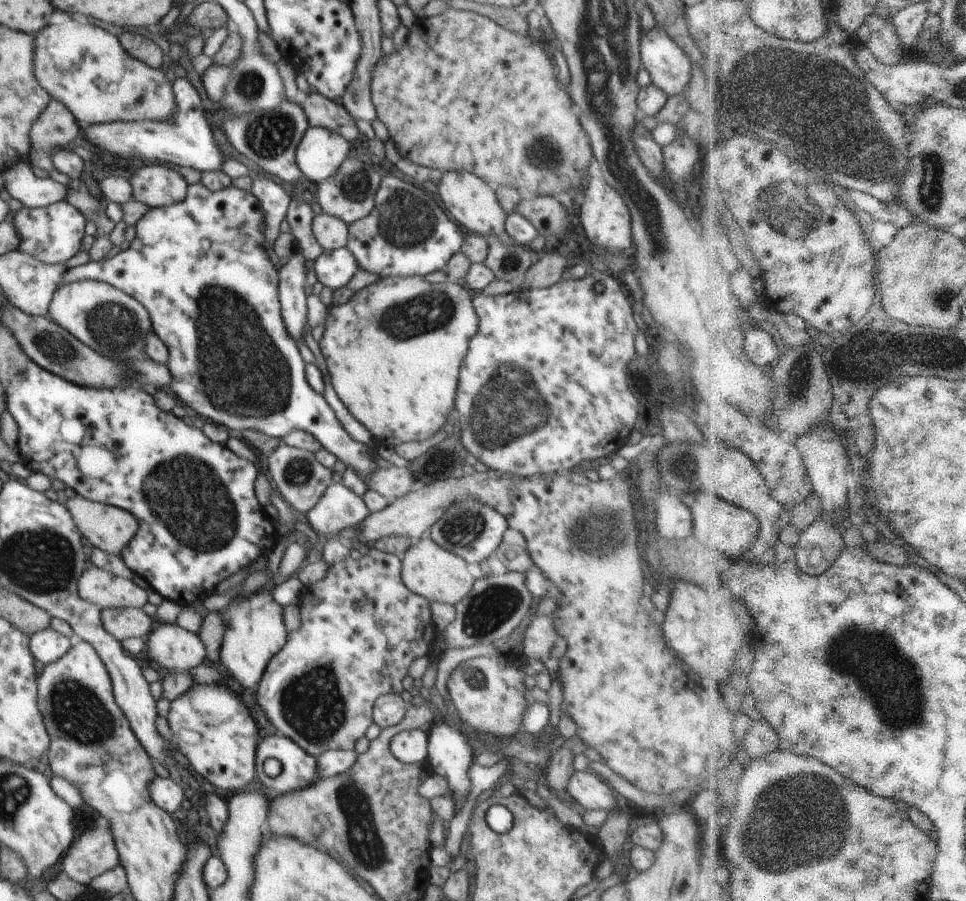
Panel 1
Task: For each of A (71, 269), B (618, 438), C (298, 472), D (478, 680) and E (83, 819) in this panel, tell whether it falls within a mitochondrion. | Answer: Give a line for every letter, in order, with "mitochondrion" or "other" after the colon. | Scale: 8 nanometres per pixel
A: other
B: other
C: mitochondrion
D: mitochondrion
E: mitochondrion

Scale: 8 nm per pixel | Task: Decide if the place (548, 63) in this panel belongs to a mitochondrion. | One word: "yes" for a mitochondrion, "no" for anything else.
no

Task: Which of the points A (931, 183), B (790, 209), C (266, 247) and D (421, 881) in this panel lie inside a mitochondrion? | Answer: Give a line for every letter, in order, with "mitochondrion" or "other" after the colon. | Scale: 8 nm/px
A: mitochondrion
B: mitochondrion
C: other
D: other

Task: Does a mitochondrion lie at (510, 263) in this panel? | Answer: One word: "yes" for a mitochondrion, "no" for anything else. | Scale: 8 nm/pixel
yes

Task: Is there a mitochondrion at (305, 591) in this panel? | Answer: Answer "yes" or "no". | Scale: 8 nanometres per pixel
no

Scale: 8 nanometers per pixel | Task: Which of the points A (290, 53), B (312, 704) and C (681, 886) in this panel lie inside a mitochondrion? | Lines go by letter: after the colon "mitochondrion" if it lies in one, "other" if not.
A: other
B: mitochondrion
C: mitochondrion

